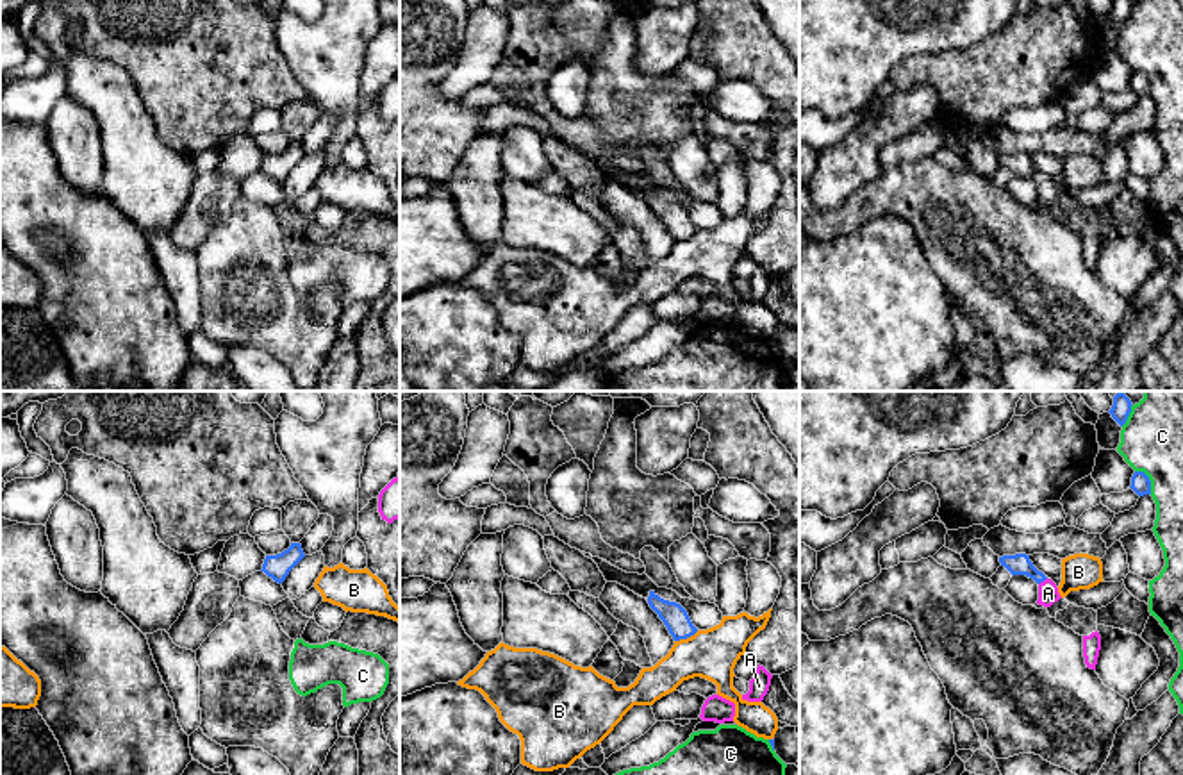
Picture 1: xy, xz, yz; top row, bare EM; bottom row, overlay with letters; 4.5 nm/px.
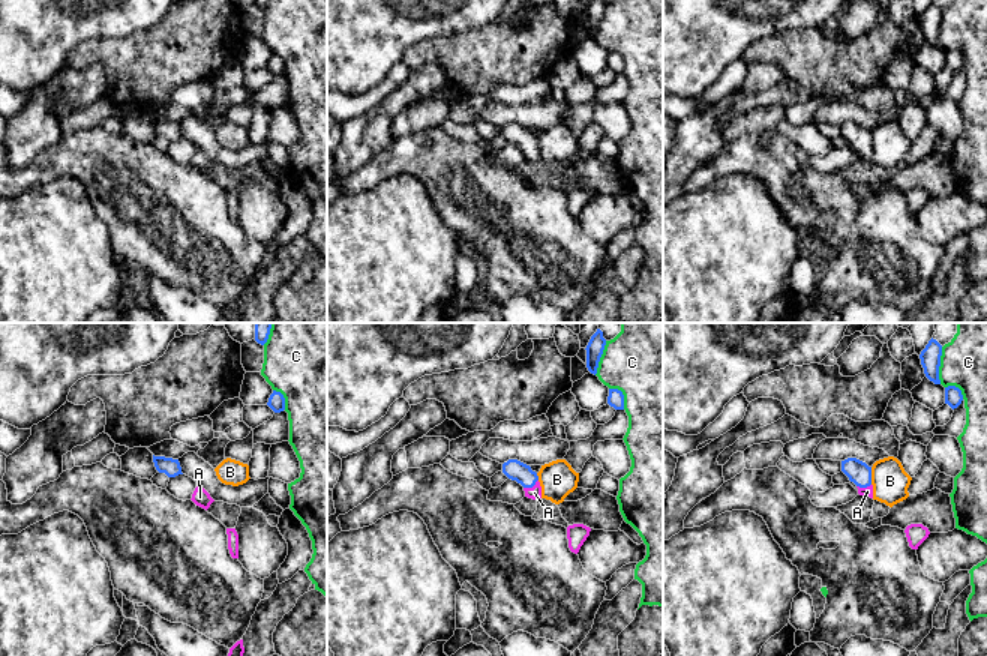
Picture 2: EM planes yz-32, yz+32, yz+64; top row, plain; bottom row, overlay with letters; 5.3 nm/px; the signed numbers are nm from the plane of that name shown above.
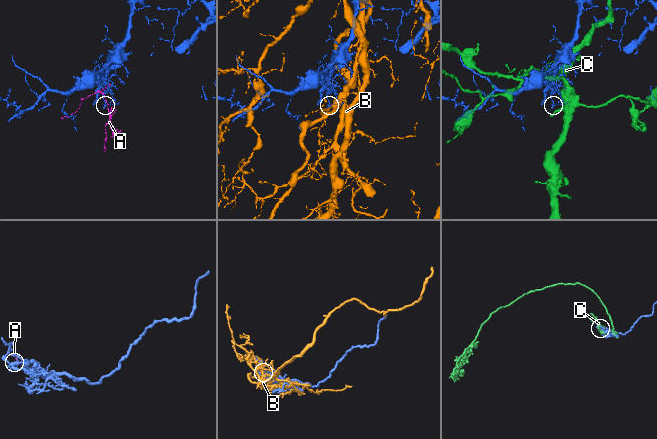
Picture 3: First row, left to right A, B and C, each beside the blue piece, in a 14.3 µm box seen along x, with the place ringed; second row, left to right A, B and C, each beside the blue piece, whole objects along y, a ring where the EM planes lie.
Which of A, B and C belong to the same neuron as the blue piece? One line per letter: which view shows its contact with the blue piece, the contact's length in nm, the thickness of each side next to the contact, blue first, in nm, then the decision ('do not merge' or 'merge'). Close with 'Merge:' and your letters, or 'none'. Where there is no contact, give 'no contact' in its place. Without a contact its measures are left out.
A: yz | 50 nm | 100/100 nm | merge
B: xz | 120 nm | 120/220 nm | do not merge
C: yz | 130 nm | 90/280 nm | do not merge
Merge: A

